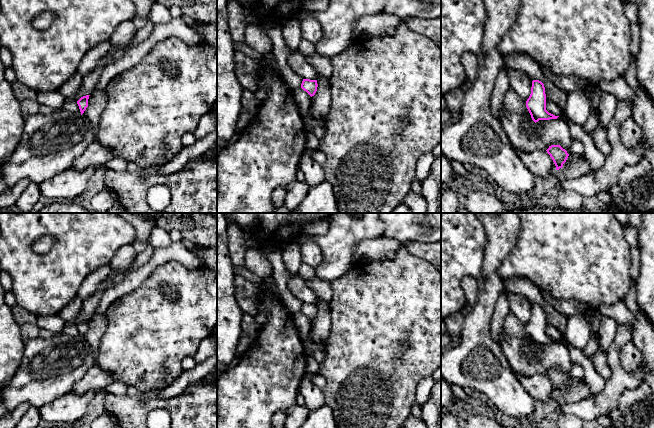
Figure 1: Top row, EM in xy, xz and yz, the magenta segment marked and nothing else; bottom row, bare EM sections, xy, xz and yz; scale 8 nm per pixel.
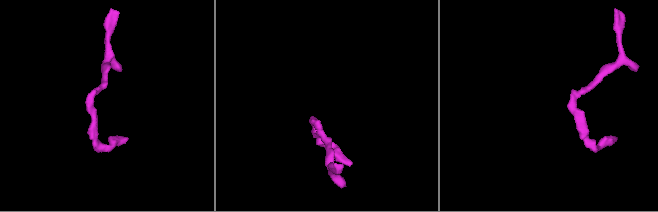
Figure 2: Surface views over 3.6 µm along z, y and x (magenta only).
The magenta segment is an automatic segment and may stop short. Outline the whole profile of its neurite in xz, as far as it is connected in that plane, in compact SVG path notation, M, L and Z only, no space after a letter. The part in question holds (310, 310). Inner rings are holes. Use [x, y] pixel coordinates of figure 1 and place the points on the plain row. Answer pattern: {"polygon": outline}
{"polygon": "M303 303L301 308L301 312L306 315L311 321L315 319L317 311L317 304Z"}

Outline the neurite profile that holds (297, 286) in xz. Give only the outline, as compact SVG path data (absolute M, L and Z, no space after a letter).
M294 275L288 283L288 288L303 303L318 304L317 296L306 286L305 280L300 276Z

